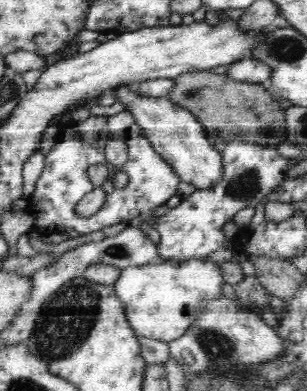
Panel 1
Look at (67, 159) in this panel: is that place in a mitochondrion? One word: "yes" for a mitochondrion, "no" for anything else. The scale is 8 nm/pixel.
no

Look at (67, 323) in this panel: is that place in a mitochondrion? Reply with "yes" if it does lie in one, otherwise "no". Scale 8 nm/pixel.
yes

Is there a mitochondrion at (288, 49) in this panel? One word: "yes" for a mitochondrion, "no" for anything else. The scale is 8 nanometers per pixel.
yes

